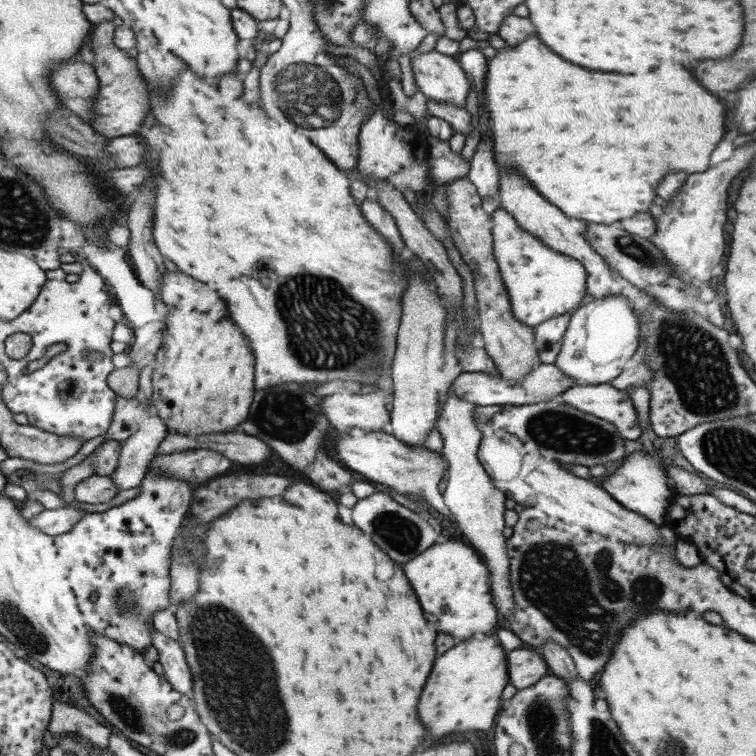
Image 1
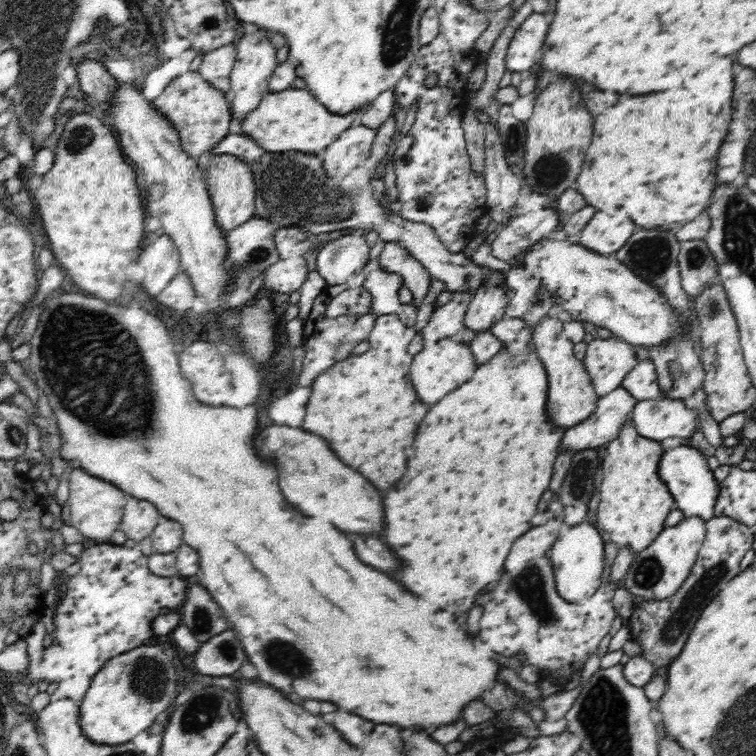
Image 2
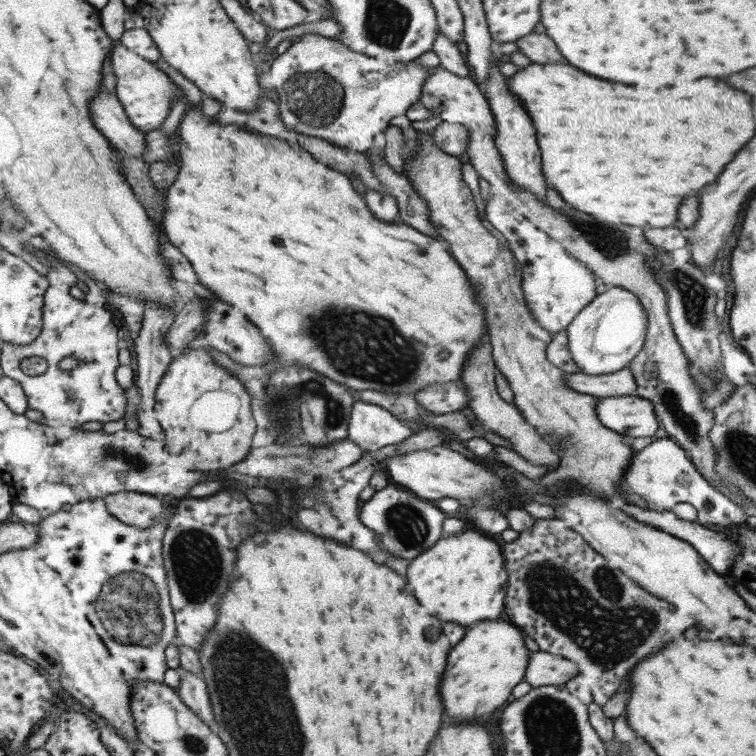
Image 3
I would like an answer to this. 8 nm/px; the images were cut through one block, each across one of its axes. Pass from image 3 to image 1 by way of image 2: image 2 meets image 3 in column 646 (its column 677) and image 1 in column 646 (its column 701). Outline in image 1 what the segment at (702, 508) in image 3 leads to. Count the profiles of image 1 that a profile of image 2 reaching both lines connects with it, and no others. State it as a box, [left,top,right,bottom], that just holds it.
[598,450,675,525]

